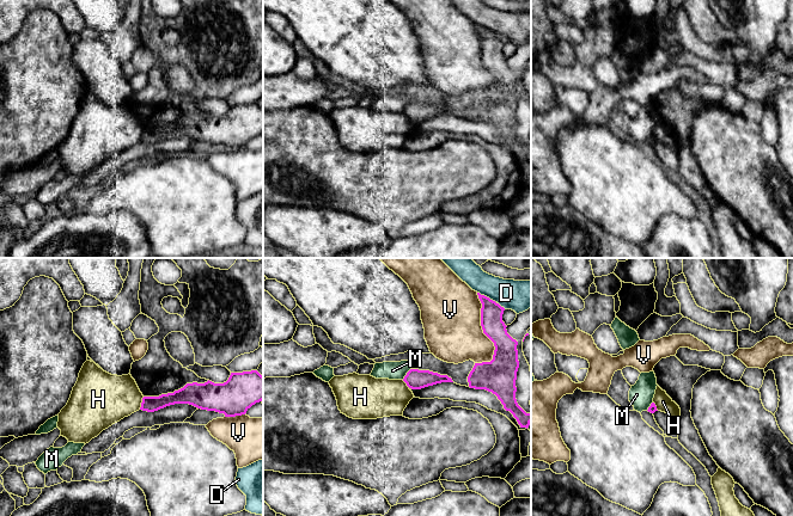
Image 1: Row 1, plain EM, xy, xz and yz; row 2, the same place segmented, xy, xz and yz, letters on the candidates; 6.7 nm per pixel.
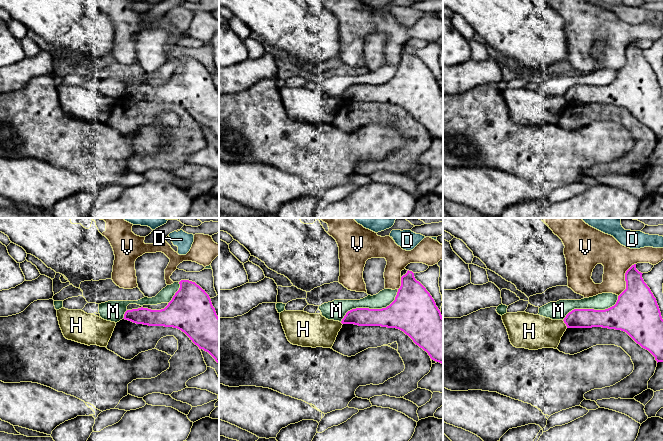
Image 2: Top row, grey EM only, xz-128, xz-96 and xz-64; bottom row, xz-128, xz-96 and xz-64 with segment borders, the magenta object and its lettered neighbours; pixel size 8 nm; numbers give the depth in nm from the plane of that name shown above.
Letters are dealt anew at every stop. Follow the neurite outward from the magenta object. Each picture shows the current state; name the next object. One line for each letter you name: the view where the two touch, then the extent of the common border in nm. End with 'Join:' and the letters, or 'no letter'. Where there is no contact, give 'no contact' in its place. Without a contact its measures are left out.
Join: no letter

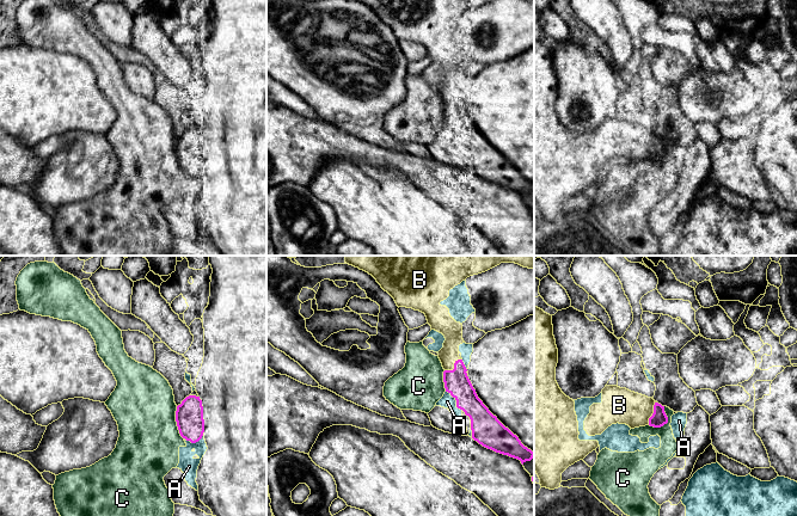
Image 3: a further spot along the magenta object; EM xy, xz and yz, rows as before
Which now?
B: contact in yz; length 160 nm
Join: B

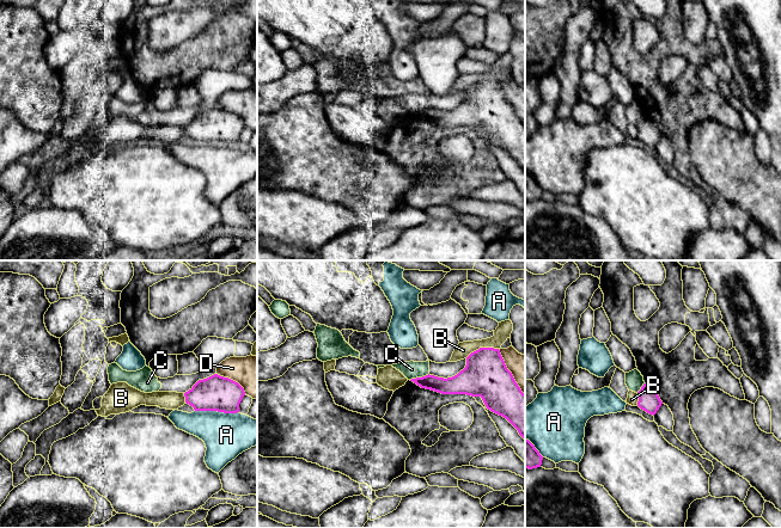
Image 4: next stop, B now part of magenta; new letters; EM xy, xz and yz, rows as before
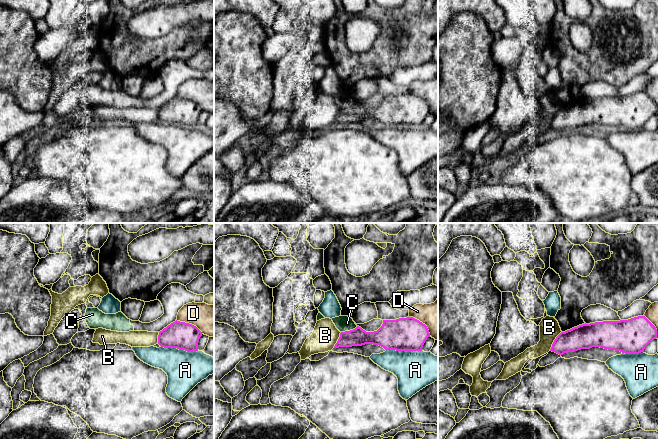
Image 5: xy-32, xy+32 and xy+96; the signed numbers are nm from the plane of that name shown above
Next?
Join: no letter

